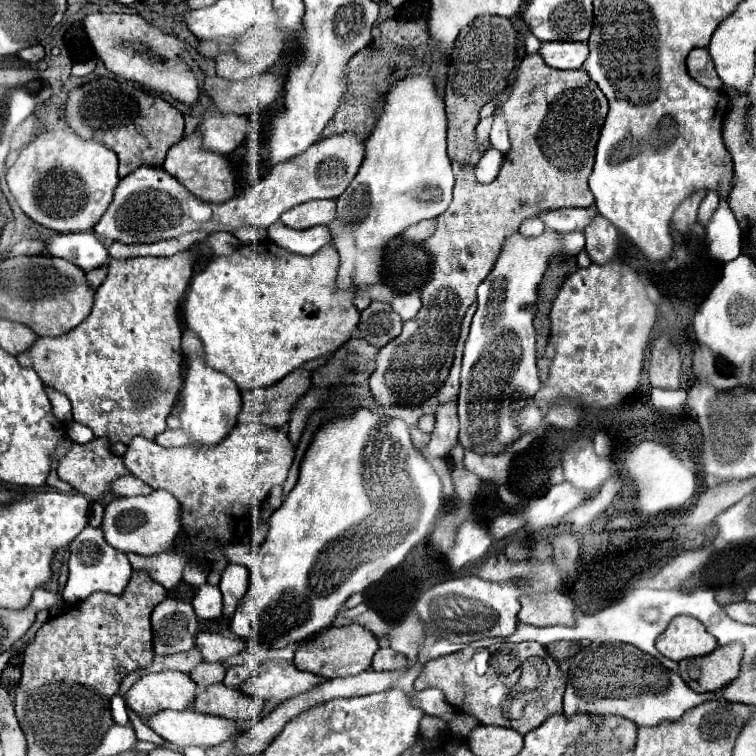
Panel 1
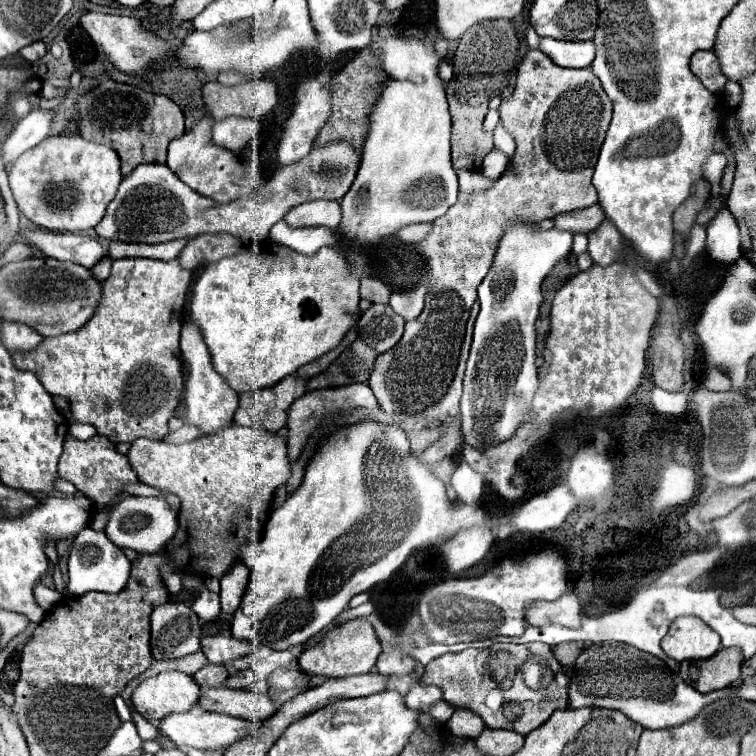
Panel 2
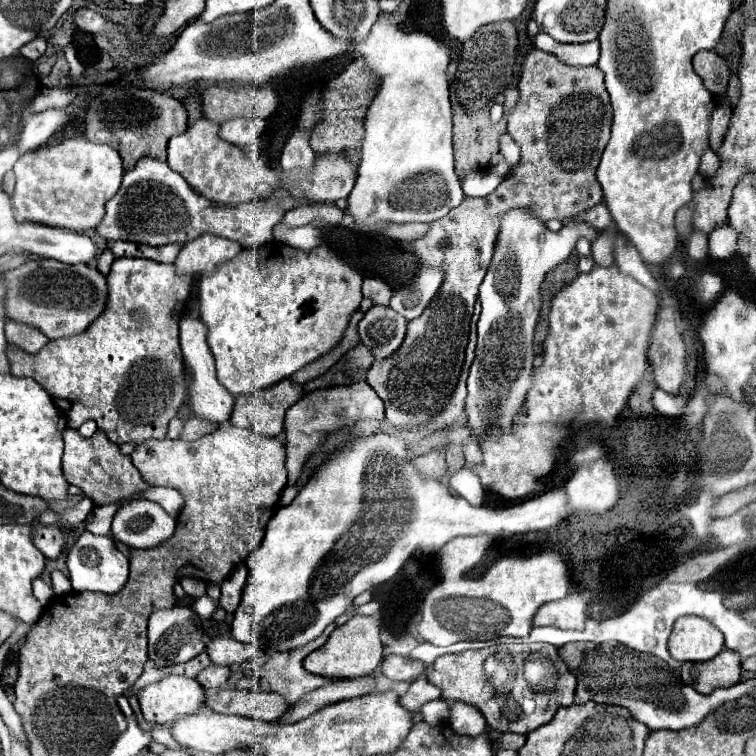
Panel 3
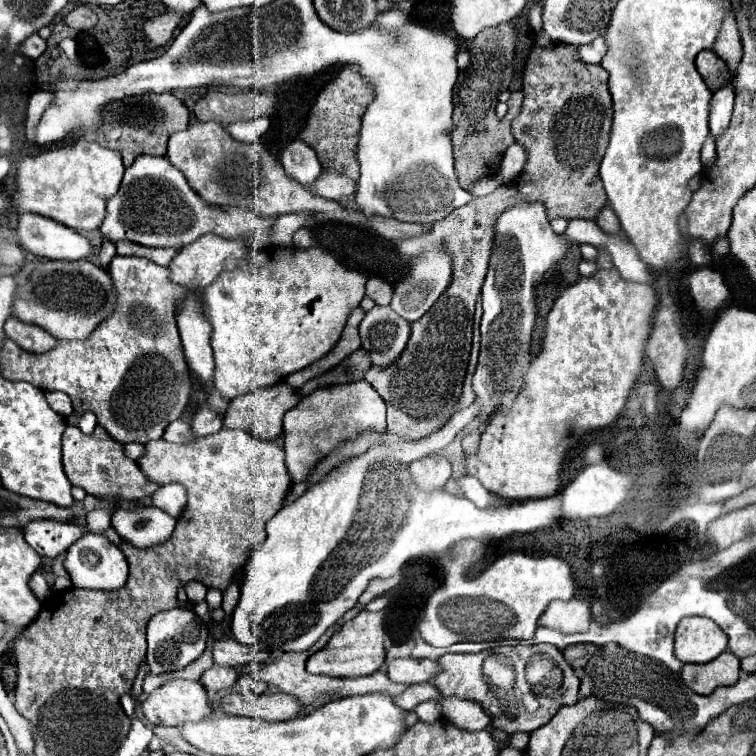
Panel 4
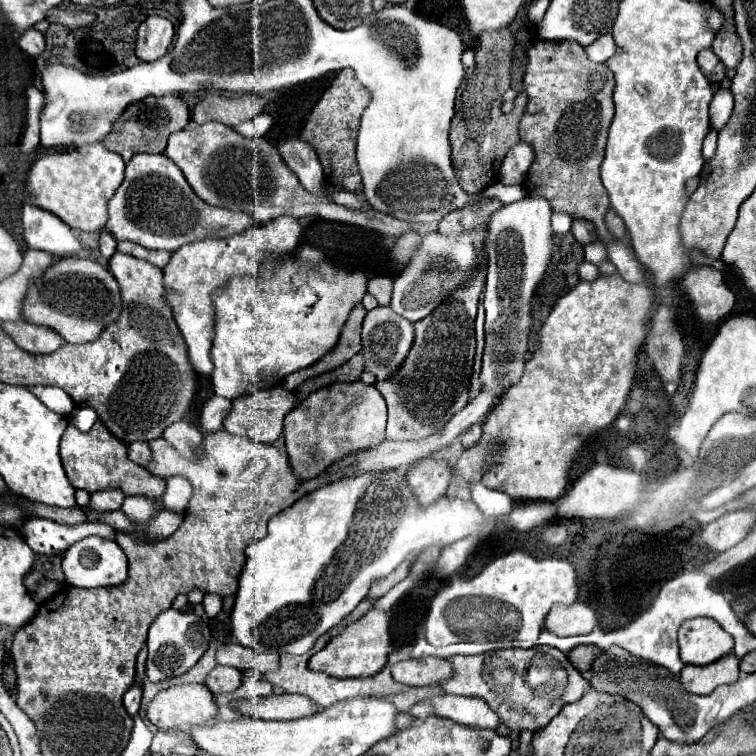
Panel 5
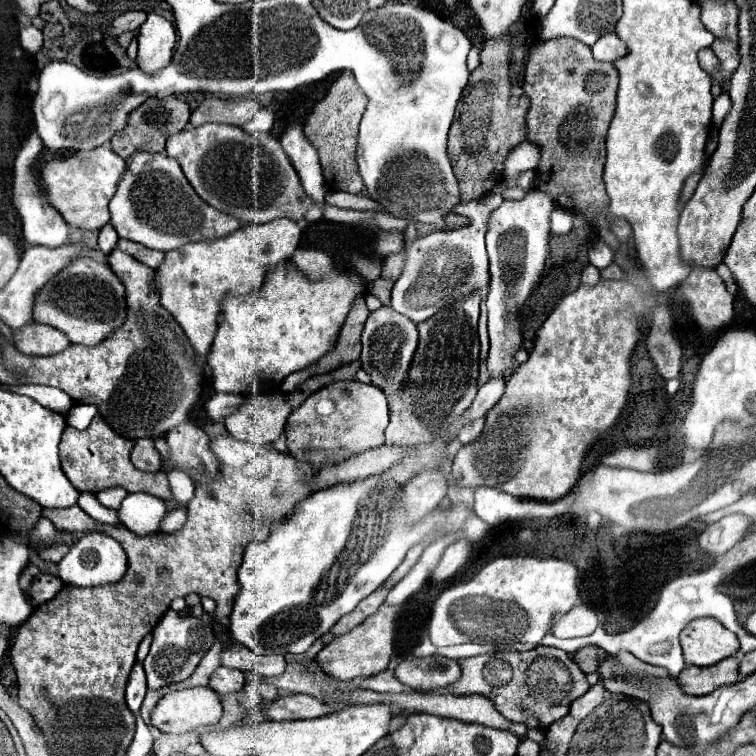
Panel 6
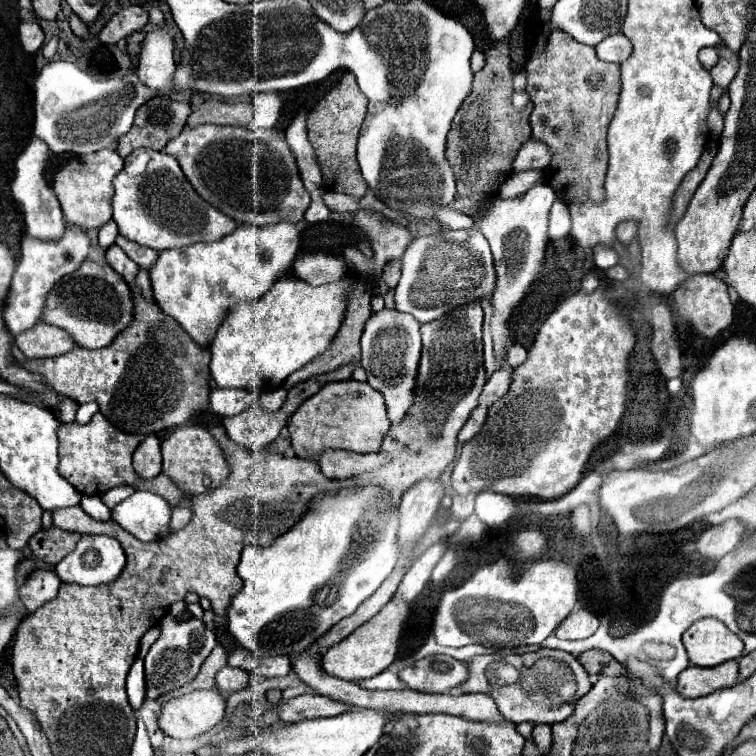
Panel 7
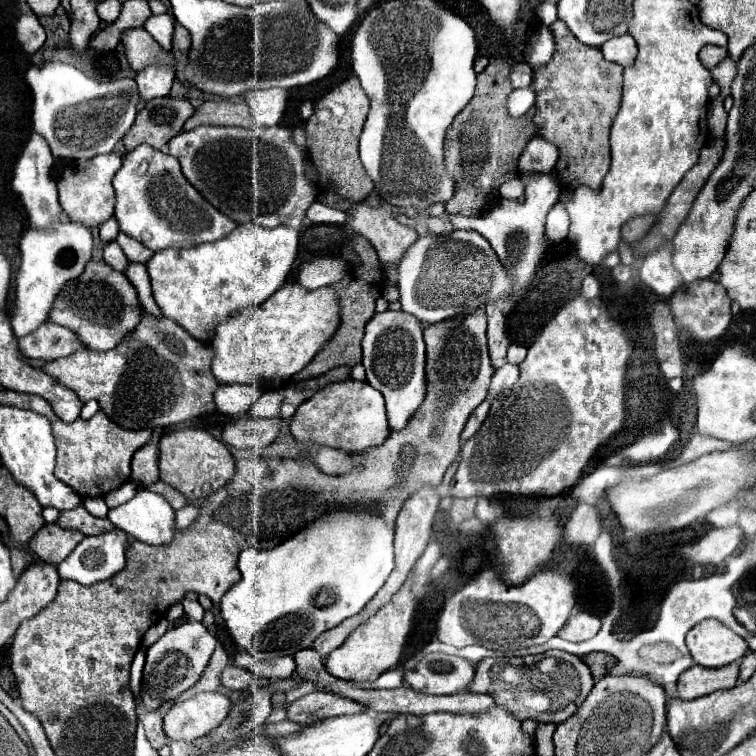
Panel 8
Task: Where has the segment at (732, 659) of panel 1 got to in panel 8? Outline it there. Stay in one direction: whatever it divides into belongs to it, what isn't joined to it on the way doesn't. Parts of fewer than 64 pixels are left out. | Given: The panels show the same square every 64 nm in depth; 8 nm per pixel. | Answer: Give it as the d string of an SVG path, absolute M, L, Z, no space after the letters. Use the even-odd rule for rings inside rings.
M738 662L726 664L724 668L700 668L692 666L678 678L678 696L682 700L694 700L716 690L732 688L738 682Z

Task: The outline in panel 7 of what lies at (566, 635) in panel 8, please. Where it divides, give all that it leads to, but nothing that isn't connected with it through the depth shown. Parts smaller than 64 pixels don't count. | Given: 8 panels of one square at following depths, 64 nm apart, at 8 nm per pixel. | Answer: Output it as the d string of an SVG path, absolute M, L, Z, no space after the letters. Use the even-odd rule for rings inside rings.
M578 608L560 622L554 634L564 640L580 640L580 638L592 636L596 628L598 628L598 618L590 610Z

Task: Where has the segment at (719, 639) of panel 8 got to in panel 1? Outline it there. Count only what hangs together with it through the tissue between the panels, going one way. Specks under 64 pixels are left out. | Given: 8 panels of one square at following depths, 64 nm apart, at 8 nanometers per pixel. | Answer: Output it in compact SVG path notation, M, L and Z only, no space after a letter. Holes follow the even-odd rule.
M676 616L656 638L656 648L674 662L694 656L706 656L716 646L716 638L708 634L700 620L692 616Z

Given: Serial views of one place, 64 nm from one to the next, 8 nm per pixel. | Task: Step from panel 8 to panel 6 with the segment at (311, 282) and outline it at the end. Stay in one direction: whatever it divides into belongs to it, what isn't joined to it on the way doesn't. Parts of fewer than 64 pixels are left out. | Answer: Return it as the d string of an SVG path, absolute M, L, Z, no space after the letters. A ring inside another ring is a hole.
M298 248L292 256L292 262L302 270L310 280L320 280L328 270L334 268L332 258L316 248Z

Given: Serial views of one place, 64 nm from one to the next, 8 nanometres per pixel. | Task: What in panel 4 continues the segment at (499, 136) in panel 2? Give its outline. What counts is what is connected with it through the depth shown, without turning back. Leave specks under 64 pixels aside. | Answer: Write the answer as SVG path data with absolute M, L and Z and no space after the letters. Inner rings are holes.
M510 144L502 156L502 164L500 164L500 174L504 176L504 182L512 182L516 180L516 176L522 172L524 168L524 160L526 160L526 154L524 154L524 148L520 144Z

